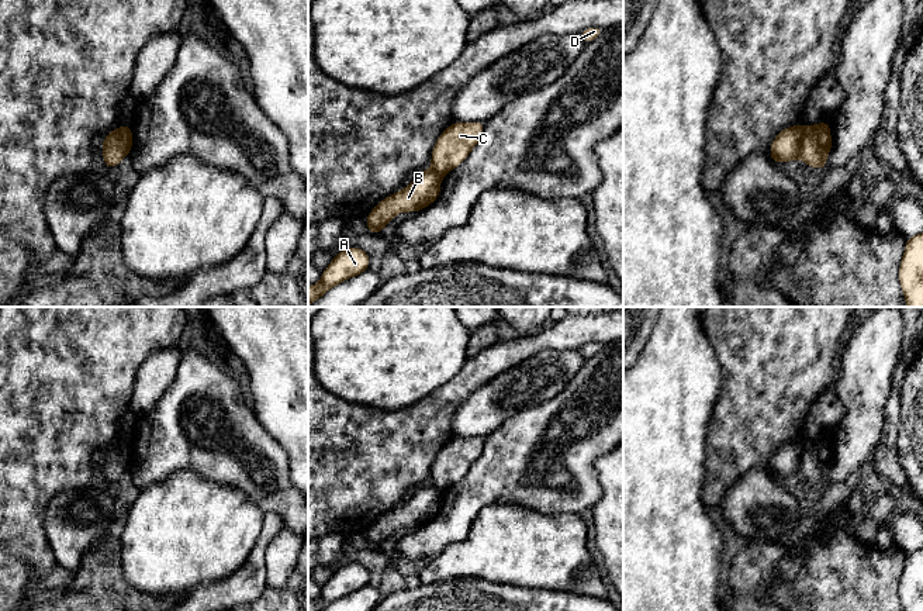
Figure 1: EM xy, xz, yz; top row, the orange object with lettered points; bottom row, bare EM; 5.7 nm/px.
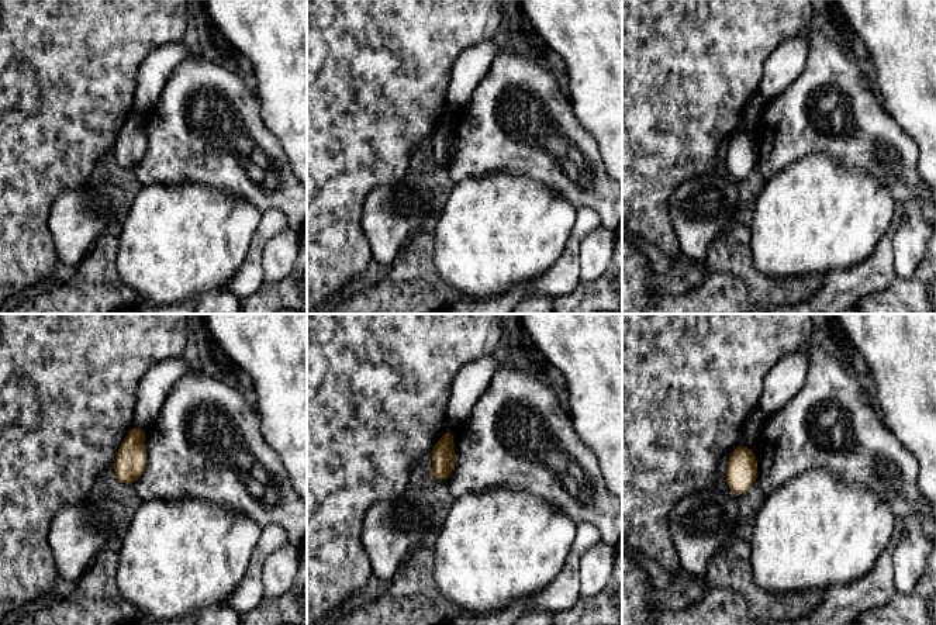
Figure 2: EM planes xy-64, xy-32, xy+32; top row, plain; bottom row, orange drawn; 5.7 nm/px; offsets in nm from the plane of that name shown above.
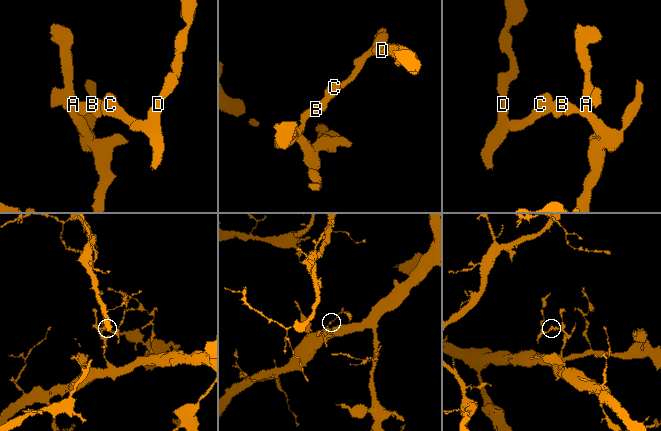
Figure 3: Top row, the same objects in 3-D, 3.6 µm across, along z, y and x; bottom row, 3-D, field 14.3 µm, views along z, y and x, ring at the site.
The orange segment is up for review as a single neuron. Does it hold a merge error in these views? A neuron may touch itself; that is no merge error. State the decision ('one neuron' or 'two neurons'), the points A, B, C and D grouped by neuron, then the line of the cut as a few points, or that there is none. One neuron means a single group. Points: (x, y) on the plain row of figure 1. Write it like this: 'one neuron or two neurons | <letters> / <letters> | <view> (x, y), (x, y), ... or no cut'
two neurons | A B / C D | yz (805, 442), (798, 472)

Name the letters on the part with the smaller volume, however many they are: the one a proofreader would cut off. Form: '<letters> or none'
C, D

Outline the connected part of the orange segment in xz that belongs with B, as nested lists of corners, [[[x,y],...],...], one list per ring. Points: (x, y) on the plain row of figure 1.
[[[421,486],[404,504],[383,514],[364,534],[371,552],[383,546],[387,539],[400,528],[418,528],[432,519],[440,510],[443,491],[433,486]]]

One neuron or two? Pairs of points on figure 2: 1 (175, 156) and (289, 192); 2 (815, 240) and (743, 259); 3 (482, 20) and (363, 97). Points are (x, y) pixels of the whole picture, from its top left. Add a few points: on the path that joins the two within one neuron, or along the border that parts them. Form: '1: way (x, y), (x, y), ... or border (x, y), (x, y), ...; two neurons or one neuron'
1: way (203, 156), (223, 156), (261, 193); one neuron
2: border (748, 228), (753, 266), (774, 280); two neurons
3: way (452, 20), (444, 20), (393, 68); one neuron

